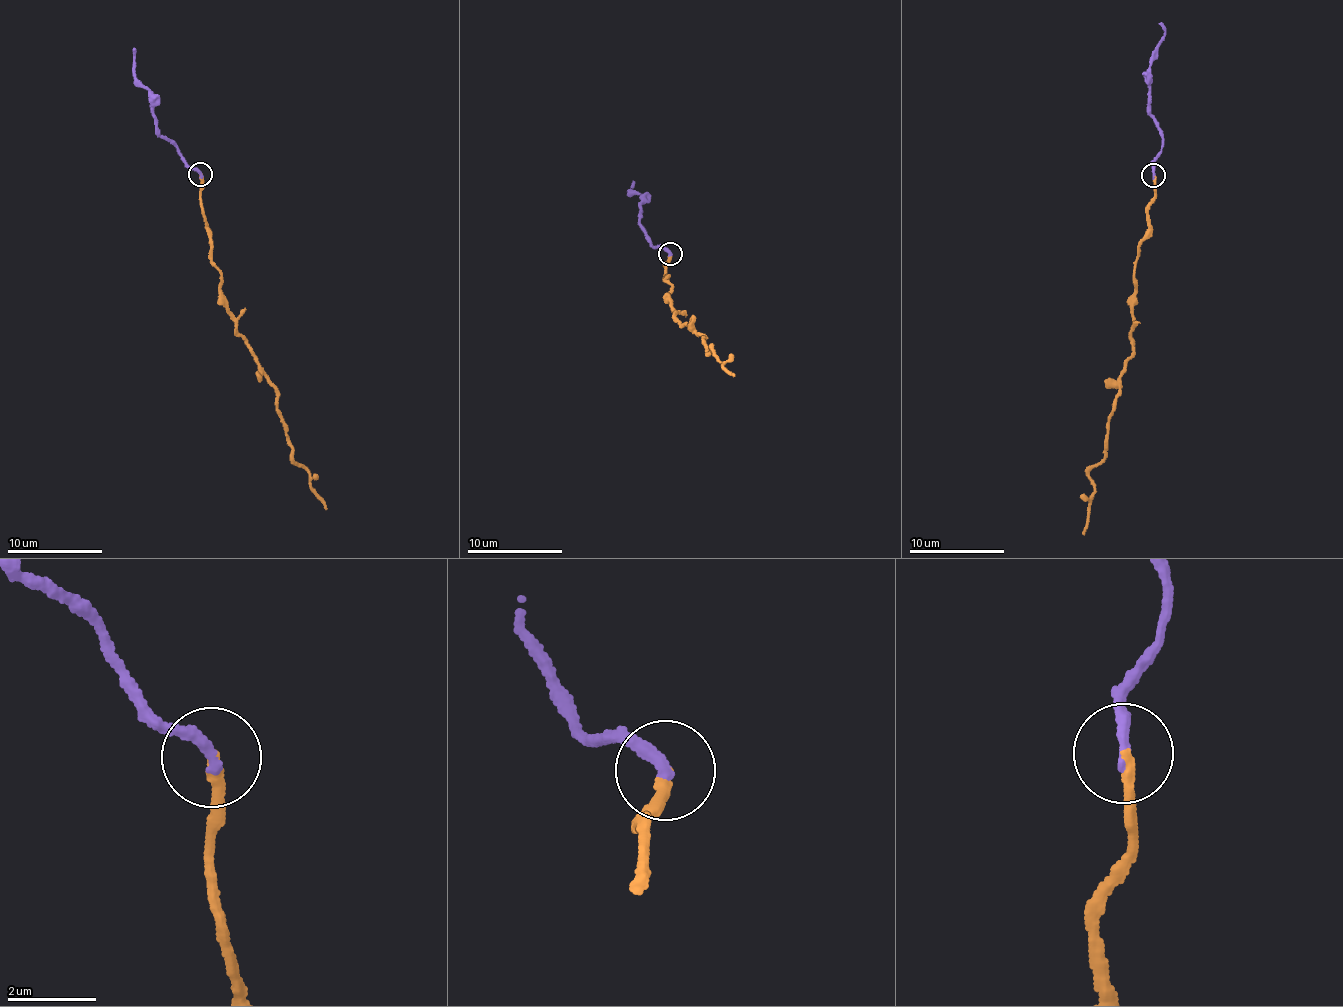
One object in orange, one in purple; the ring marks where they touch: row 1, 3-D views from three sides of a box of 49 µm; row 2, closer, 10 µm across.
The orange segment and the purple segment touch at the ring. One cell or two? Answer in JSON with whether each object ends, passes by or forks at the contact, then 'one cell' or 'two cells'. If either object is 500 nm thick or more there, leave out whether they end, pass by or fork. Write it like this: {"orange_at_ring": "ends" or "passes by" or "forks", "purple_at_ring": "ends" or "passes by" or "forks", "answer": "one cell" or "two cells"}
{"orange_at_ring": "ends", "purple_at_ring": "ends", "answer": "one cell"}

